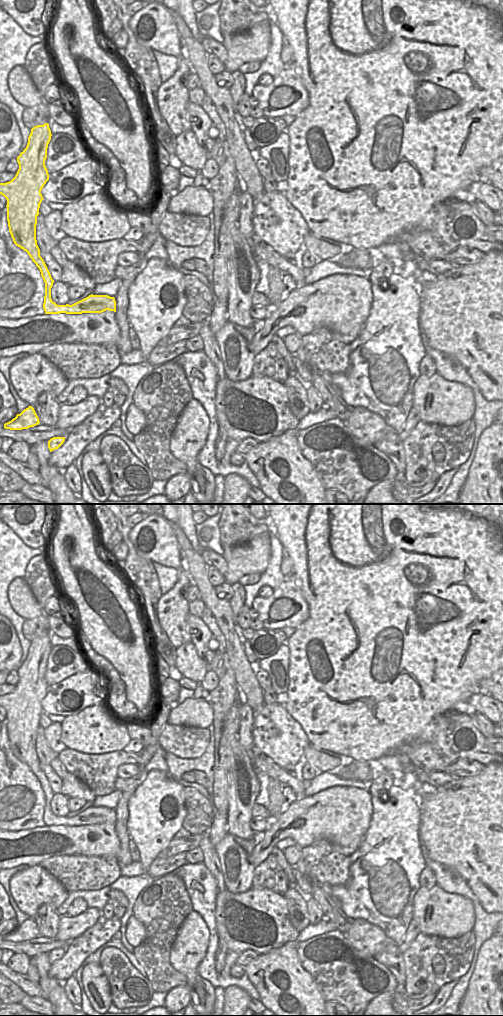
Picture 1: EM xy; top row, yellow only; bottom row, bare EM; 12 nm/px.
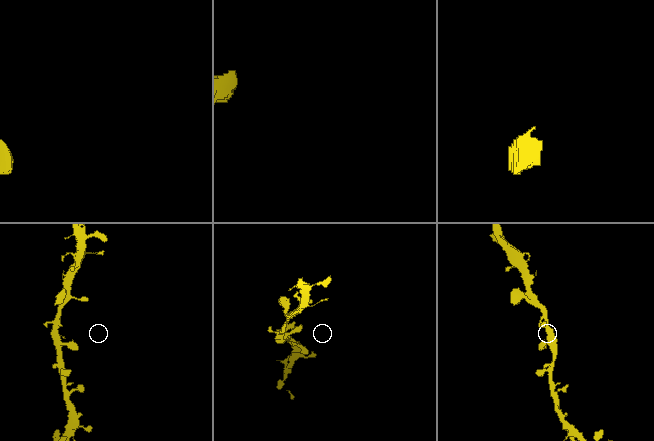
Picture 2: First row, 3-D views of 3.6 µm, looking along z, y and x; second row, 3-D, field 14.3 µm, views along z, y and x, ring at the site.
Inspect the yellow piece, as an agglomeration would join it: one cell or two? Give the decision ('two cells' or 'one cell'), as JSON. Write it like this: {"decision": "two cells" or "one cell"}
{"decision": "one cell"}

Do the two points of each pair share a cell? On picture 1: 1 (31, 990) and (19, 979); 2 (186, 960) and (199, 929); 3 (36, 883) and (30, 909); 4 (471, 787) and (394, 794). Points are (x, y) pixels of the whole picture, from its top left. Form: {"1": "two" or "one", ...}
{"1": "one", "2": "one", "3": "one", "4": "two"}

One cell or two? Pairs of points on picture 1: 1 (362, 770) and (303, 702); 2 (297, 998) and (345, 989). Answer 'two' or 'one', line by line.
1: two
2: two

